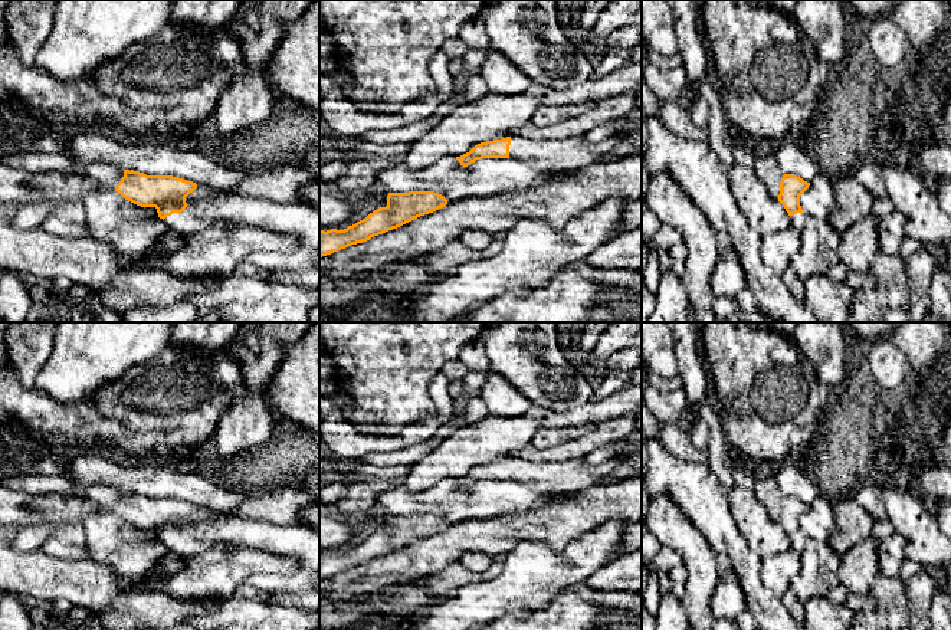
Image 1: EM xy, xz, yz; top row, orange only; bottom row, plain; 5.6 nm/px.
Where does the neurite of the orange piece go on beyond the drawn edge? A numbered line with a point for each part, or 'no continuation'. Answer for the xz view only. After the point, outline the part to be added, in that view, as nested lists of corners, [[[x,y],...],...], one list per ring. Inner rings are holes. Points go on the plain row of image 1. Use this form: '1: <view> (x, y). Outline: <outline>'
1: xz (574, 475). Outline: [[[511,457],[509,480],[531,483],[545,490],[581,492],[594,485],[609,485],[626,479],[613,475],[617,465],[619,457],[597,466],[587,466],[583,459],[532,462]]]

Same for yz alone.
1: yz (797, 542). Outline: [[[804,534],[791,538],[793,549],[797,551],[797,552],[801,552],[806,547],[806,541],[807,541],[807,537]]]

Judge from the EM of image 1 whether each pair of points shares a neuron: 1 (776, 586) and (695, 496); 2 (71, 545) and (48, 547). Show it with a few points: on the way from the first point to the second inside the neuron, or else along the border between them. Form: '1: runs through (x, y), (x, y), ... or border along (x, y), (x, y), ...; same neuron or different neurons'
1: border along (760, 560), (761, 581), (780, 599); different neurons
2: runs through (65, 545), (53, 547); same neuron

